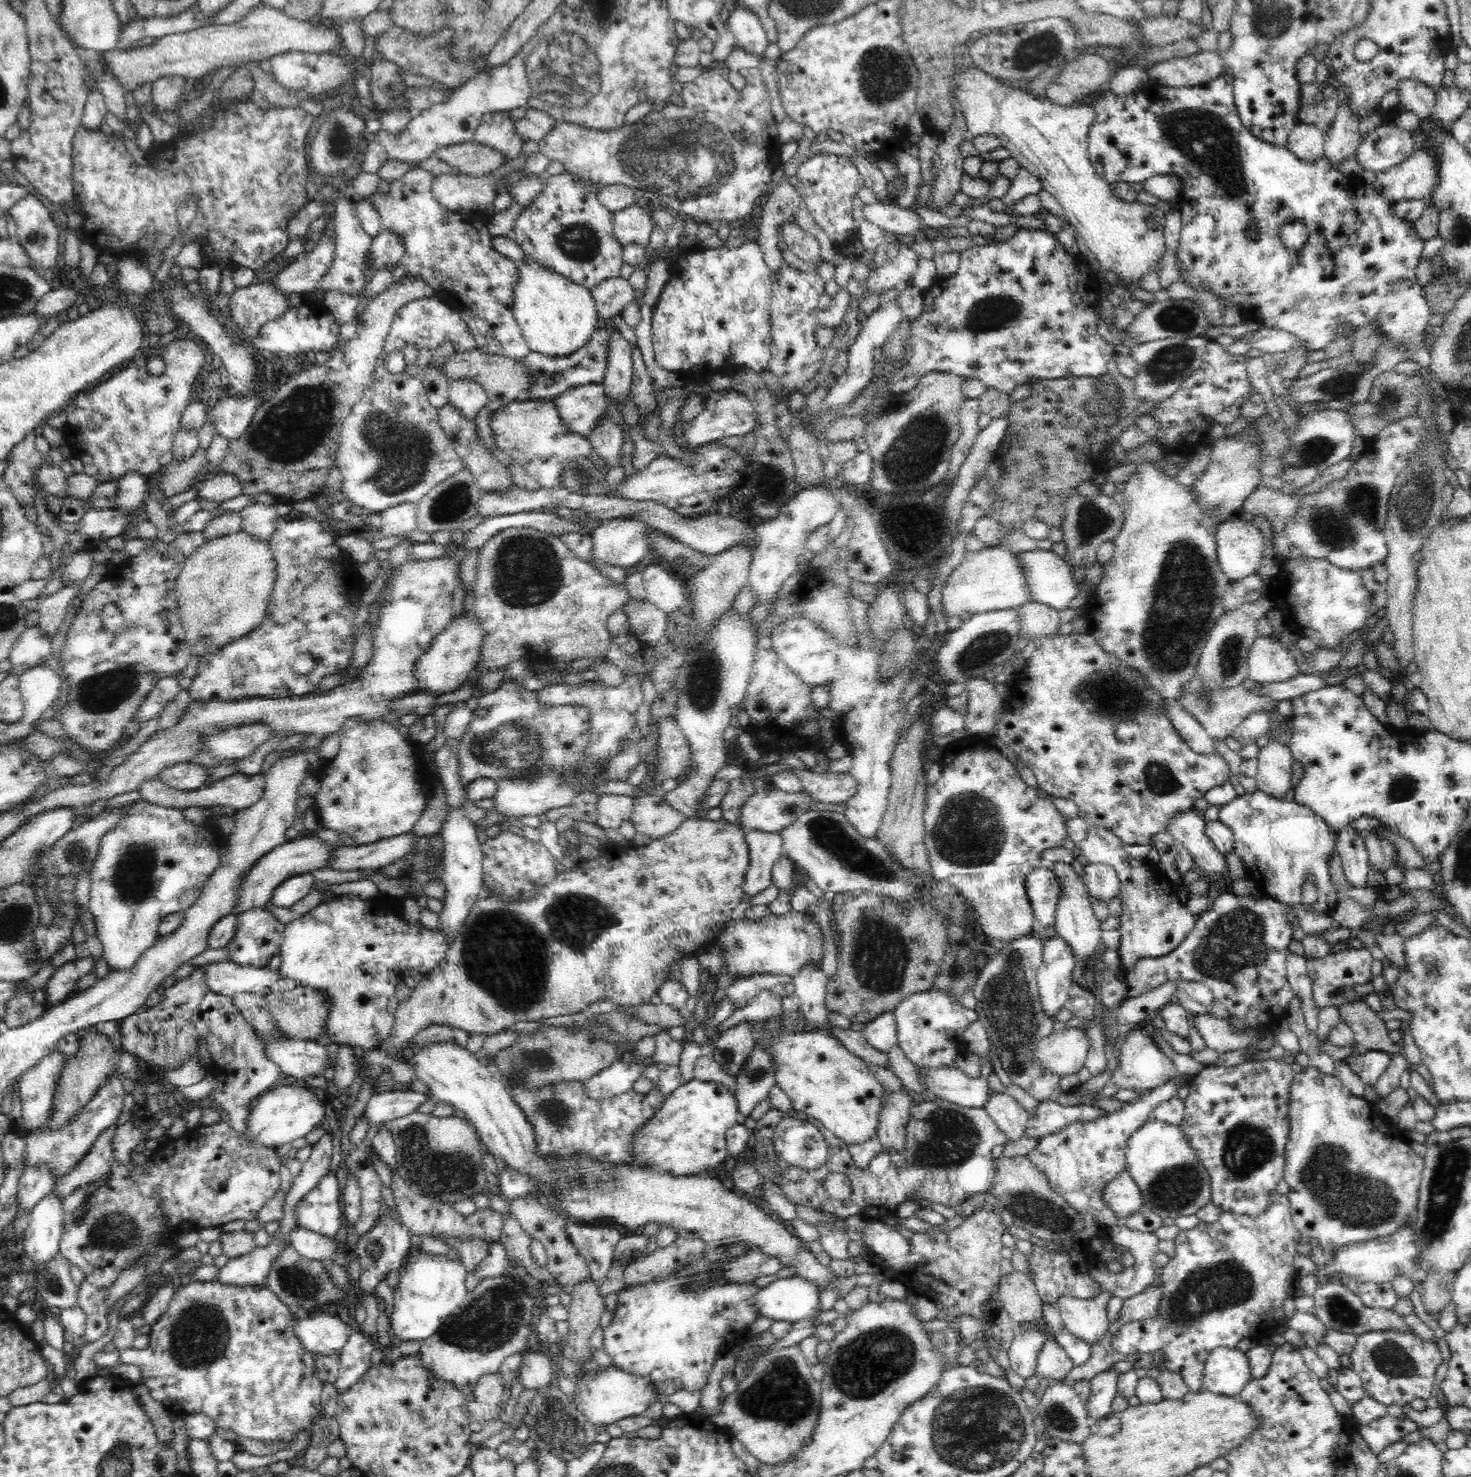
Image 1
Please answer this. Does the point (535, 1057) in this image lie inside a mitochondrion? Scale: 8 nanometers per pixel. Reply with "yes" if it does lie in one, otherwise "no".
yes

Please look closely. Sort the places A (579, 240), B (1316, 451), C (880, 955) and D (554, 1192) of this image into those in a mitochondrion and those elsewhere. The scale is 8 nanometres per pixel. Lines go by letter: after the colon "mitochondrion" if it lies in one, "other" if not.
A: mitochondrion
B: mitochondrion
C: mitochondrion
D: other

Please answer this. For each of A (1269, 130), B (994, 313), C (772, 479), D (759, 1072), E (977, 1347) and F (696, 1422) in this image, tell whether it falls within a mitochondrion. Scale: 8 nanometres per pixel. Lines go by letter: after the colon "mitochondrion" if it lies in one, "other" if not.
A: other
B: mitochondrion
C: mitochondrion
D: mitochondrion
E: other
F: other

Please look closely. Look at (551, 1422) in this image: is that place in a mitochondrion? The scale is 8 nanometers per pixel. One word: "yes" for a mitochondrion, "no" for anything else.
yes

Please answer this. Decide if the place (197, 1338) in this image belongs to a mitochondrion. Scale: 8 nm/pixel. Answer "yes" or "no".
yes

